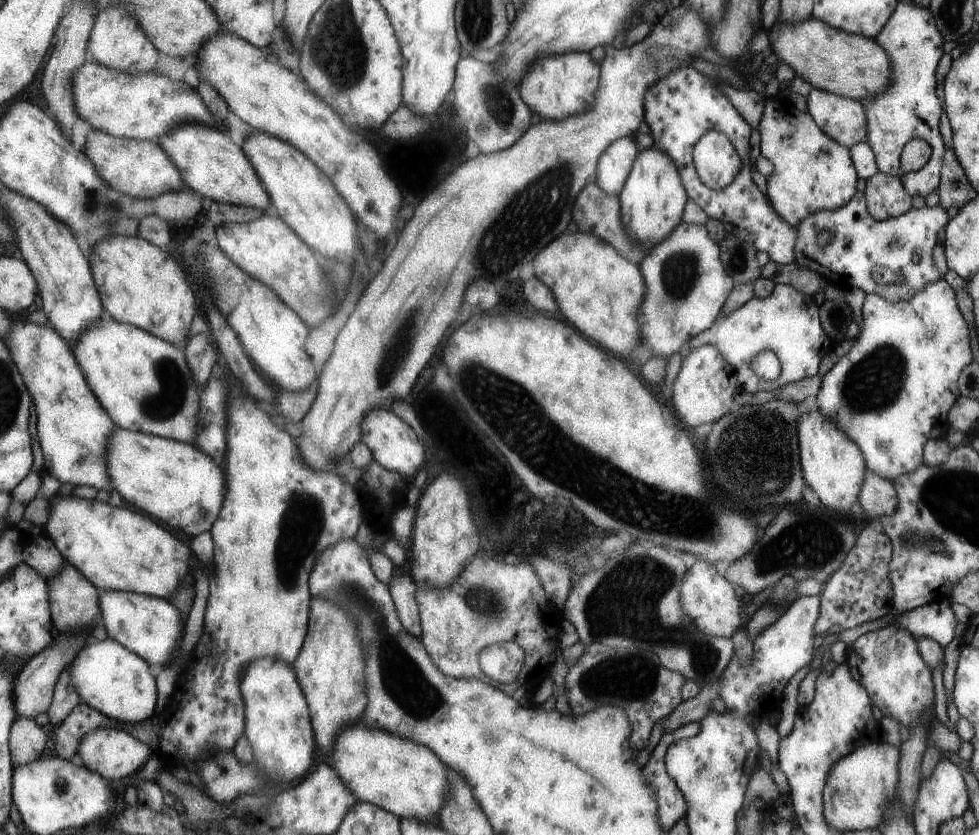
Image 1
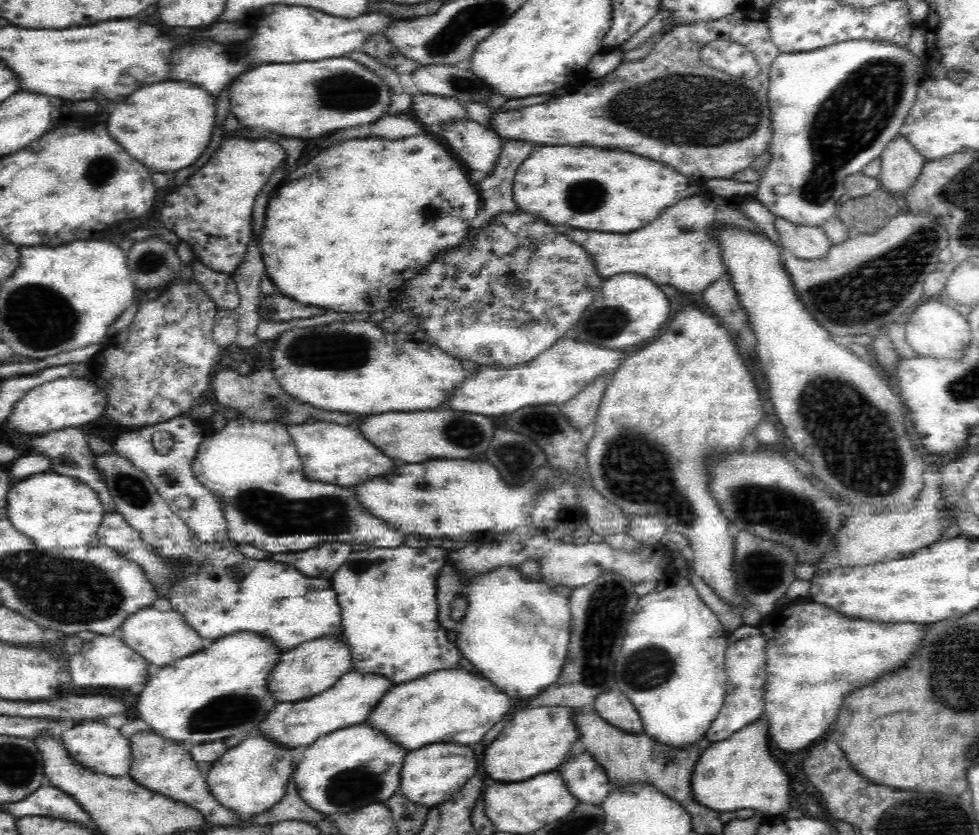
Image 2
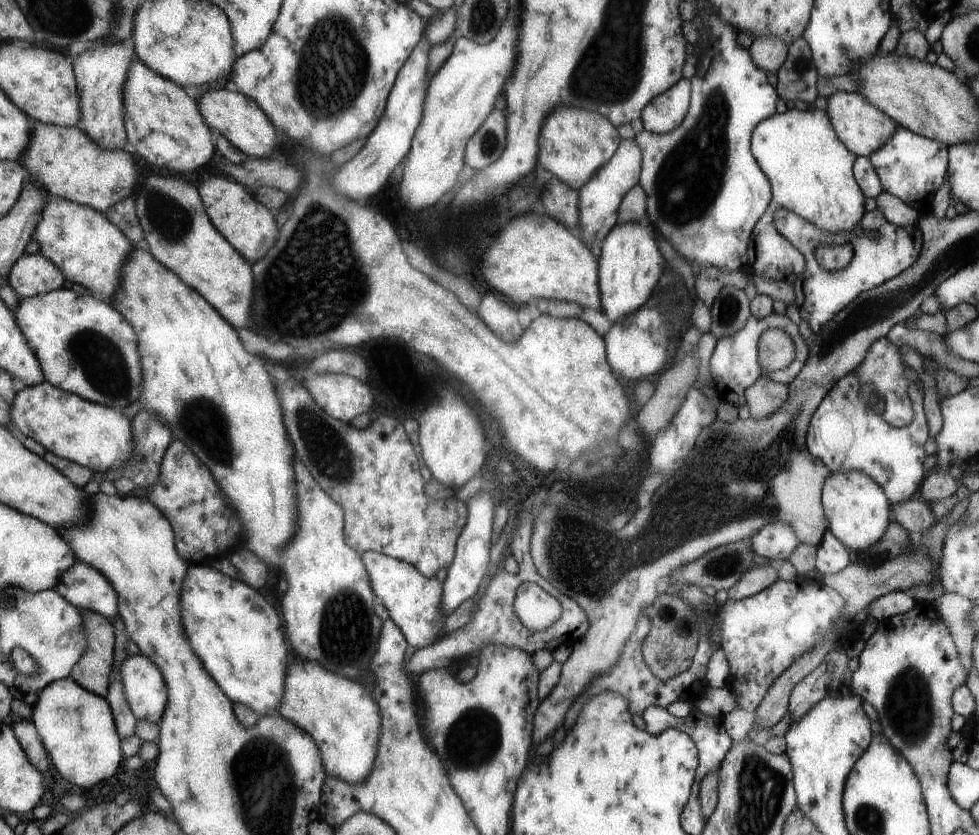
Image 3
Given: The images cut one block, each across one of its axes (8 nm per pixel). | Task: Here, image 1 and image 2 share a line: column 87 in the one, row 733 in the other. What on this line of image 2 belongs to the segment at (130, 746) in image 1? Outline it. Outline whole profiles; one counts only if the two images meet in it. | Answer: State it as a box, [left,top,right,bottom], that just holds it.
[690,720,790,817]

